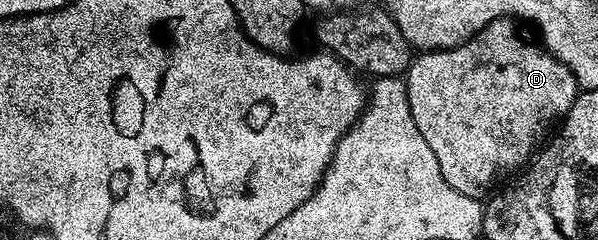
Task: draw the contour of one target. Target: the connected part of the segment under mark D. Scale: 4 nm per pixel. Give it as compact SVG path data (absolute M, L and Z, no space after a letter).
M502 17L486 25L464 45L420 52L406 71L413 123L417 123L417 131L425 135L425 143L433 147L445 183L461 191L461 195L482 198L490 181L497 180L502 173L514 174L522 170L548 136L547 128L554 123L555 117L556 121L566 117L576 99L572 66L548 53L542 44L526 41L518 28L520 26L512 18Z

